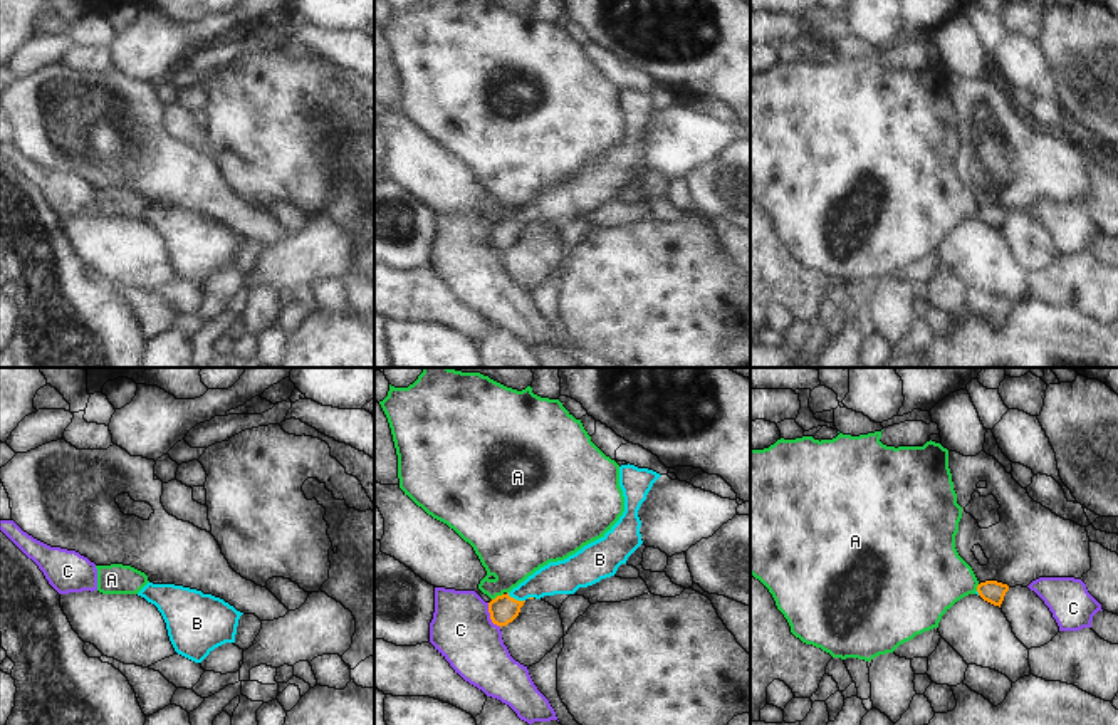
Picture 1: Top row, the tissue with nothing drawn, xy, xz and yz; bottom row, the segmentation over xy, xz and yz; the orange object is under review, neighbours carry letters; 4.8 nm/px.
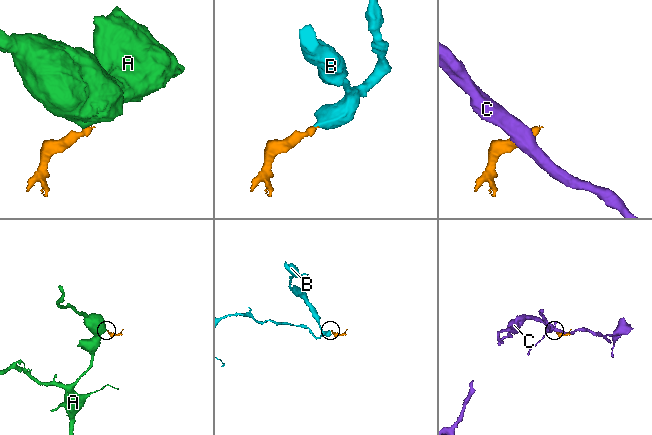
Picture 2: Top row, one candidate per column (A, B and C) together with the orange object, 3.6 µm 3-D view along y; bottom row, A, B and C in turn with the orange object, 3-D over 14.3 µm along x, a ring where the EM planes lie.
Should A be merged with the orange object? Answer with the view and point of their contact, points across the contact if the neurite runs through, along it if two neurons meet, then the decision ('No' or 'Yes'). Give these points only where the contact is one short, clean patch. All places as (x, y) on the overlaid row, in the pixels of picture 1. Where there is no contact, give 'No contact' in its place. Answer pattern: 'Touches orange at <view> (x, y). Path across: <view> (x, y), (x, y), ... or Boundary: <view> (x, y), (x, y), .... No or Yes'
Touches orange at xz (497, 596). Boundary: xz (502, 593), (492, 599). No.

